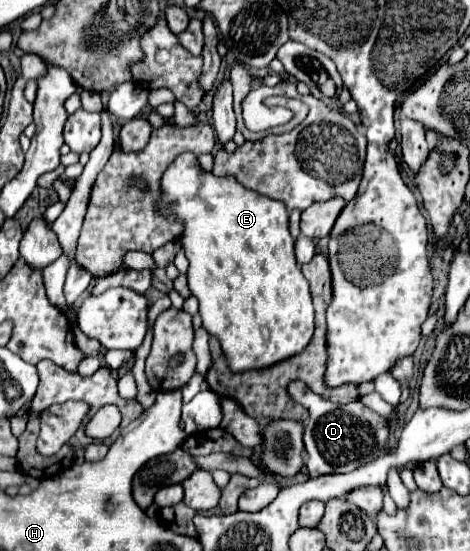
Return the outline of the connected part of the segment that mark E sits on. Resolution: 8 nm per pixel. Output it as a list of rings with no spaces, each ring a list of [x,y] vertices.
[[[182,153],[178,155],[170,167],[166,169],[164,177],[162,177],[162,189],[164,189],[164,201],[170,201],[172,207],[162,211],[166,219],[176,219],[176,221],[184,221],[184,233],[182,233],[182,245],[186,249],[186,257],[190,261],[188,267],[188,285],[192,295],[200,301],[200,317],[202,317],[202,325],[208,331],[210,337],[216,337],[220,343],[220,349],[226,357],[226,363],[230,367],[230,371],[234,373],[242,373],[242,371],[252,371],[252,369],[266,369],[272,367],[274,363],[280,363],[282,359],[294,357],[298,353],[302,353],[306,349],[306,345],[310,343],[312,335],[314,335],[314,307],[312,307],[312,295],[308,289],[308,281],[304,279],[300,265],[294,257],[294,239],[288,231],[288,211],[284,207],[284,203],[268,199],[256,191],[250,191],[246,187],[242,187],[236,179],[232,177],[214,177],[212,173],[200,173],[198,171],[198,159],[192,153]]]

